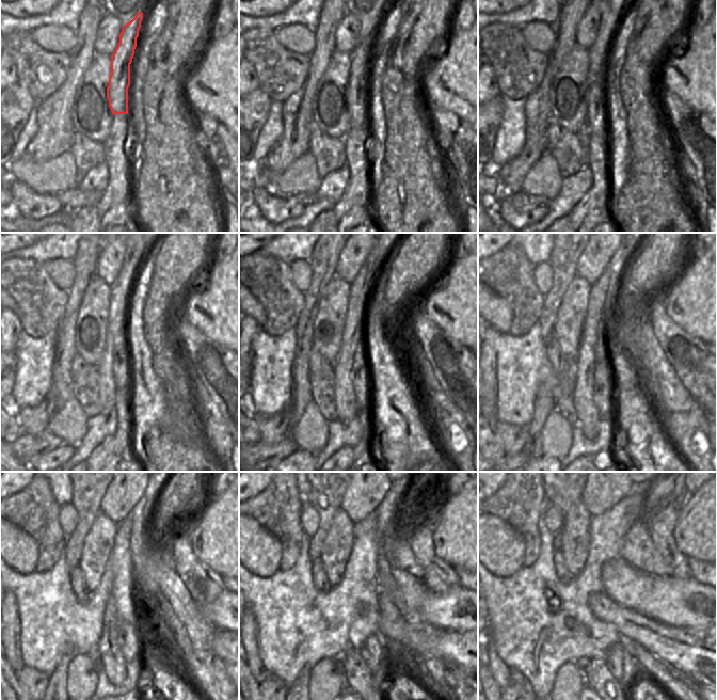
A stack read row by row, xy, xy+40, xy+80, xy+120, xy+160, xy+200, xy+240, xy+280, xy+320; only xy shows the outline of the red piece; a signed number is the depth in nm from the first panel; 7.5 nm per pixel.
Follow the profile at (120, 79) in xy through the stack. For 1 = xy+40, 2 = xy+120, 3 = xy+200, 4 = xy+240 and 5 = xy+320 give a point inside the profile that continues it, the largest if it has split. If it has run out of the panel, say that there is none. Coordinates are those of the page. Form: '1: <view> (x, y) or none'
1: xy+40 (360, 57)
2: xy+120 (121, 358)
3: xy+200 (604, 393)
4: xy+240 (133, 650)
5: xy+320 (621, 665)

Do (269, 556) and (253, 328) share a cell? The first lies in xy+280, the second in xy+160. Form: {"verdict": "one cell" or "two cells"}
{"verdict": "two cells"}

